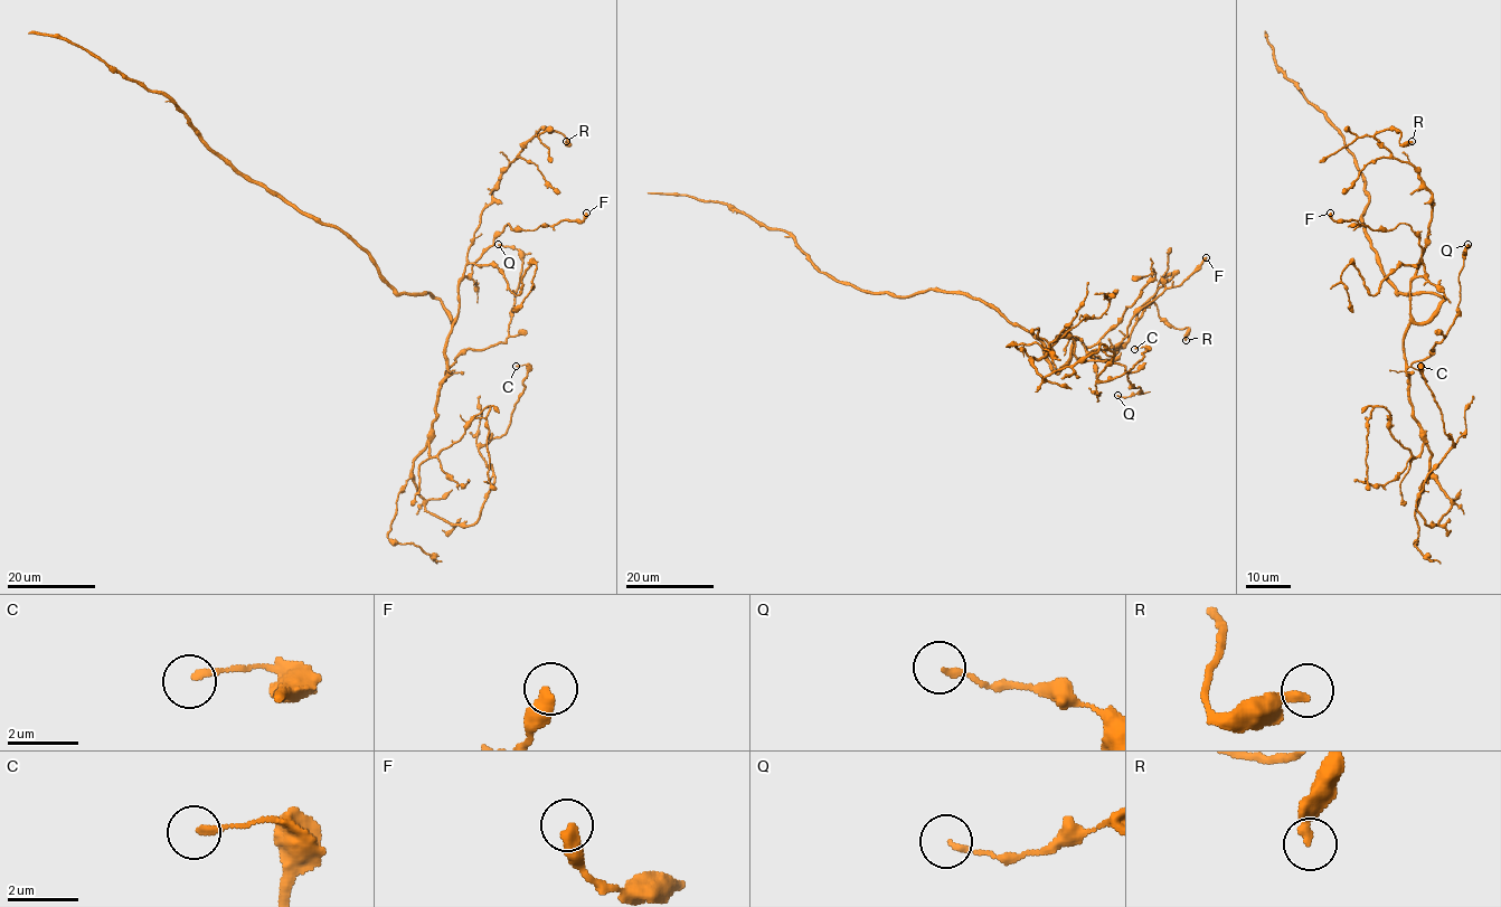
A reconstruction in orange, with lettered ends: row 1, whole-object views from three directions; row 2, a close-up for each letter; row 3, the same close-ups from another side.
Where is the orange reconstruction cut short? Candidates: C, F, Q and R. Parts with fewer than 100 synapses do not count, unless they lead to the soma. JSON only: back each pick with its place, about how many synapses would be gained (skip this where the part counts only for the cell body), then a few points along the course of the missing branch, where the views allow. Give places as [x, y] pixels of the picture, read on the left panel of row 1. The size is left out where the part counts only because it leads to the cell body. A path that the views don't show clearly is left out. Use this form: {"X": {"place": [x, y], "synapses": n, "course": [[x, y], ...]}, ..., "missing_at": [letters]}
{"missing_at": []}

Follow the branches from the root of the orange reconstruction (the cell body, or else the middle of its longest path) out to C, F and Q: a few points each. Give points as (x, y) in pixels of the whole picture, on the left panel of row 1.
C: (433, 296), (453, 323), (413, 481), (452, 523), (478, 519), (494, 480), (479, 450), (507, 431), (516, 366)
F: (433, 296), (452, 323), (458, 283), (508, 223), (512, 229), (537, 229), (582, 220), (586, 213)
Q: (433, 296), (453, 323), (444, 352), (449, 366), (466, 349), (504, 342), (522, 255), (498, 244)

